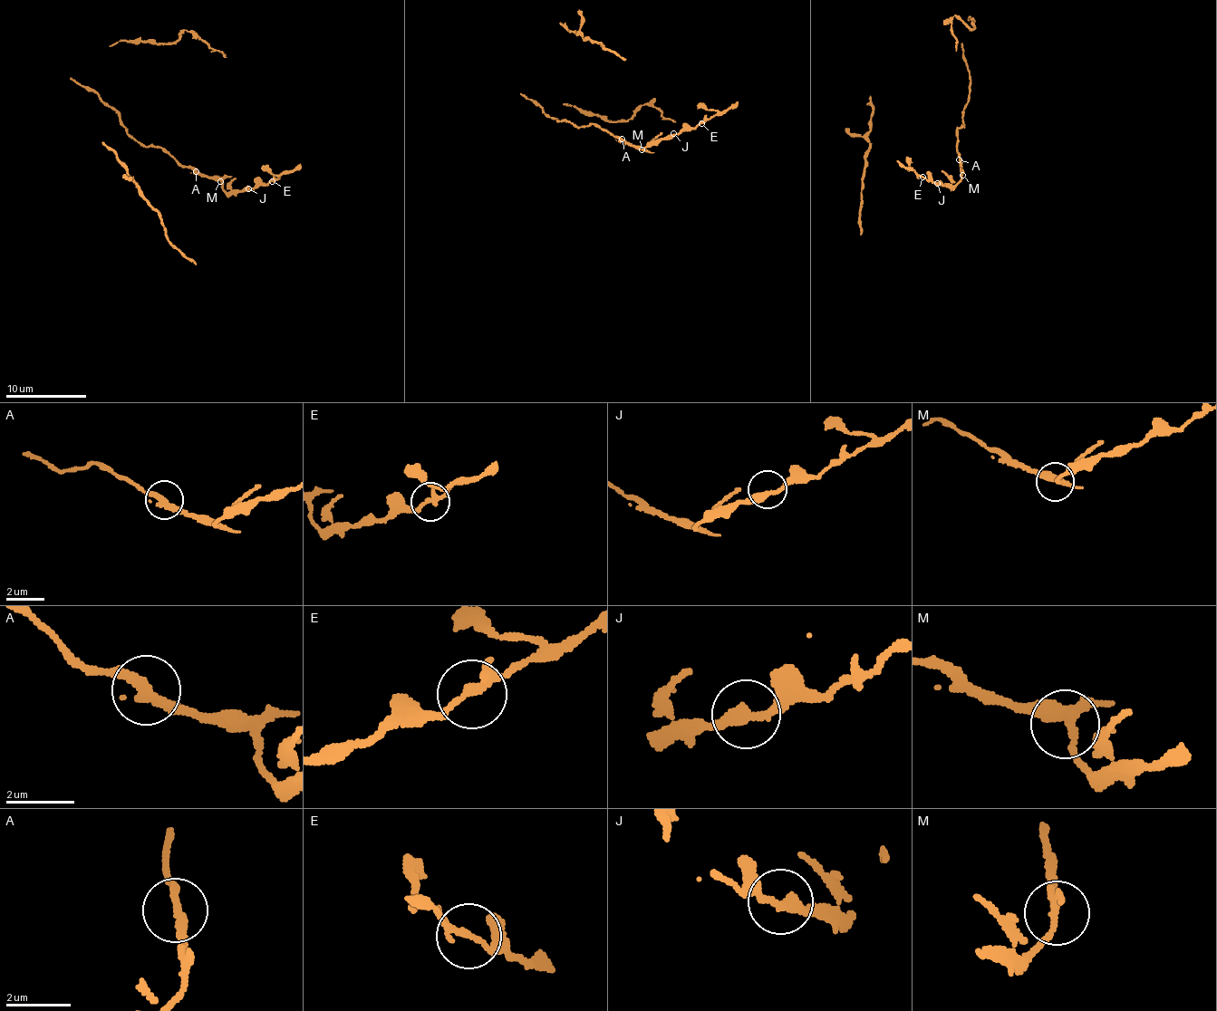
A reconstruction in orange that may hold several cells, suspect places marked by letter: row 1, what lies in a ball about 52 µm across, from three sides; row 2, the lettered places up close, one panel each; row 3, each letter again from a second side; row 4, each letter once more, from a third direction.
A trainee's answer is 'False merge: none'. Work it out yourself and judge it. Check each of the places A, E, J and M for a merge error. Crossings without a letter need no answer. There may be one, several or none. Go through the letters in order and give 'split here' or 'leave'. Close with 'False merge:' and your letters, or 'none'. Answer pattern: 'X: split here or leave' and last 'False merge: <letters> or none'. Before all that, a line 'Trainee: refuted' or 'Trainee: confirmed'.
Trainee: refuted
A: split here
E: leave
J: leave
M: leave
False merge: A

